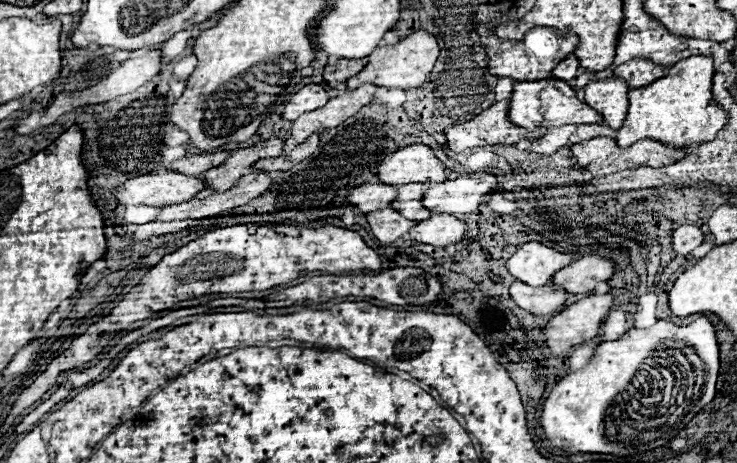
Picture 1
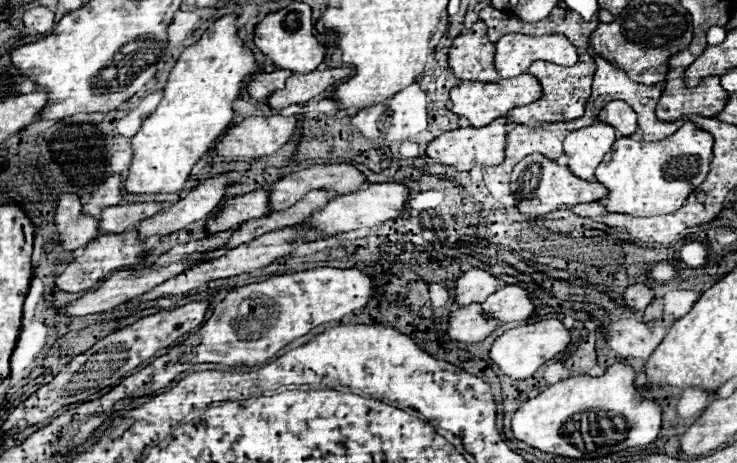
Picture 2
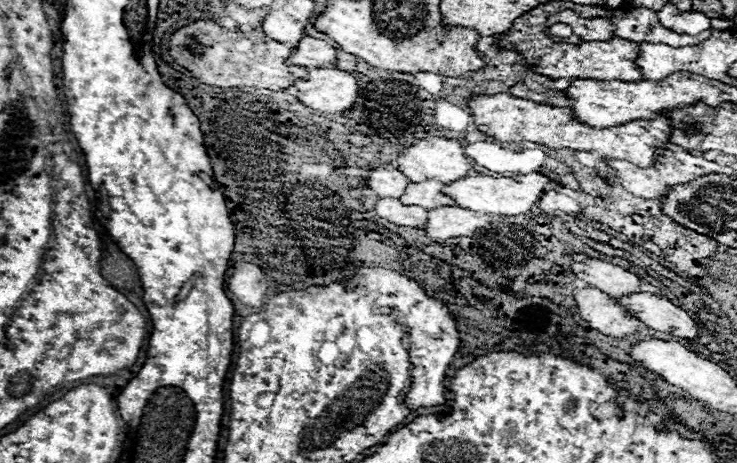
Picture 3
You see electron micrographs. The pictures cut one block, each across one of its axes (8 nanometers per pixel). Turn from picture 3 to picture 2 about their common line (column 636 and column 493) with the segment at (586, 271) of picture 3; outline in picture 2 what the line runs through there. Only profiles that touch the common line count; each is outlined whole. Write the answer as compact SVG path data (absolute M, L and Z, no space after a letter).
M472 268L464 272L456 280L456 298L454 302L458 306L468 306L468 304L480 304L488 294L496 292L496 278L480 268Z

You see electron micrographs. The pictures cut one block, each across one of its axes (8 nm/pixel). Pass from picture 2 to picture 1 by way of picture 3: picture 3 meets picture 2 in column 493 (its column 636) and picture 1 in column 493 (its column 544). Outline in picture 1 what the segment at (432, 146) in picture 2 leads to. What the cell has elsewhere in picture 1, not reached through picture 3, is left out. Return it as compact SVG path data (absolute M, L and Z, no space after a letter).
M504 100L486 108L470 122L448 126L444 134L452 152L464 152L476 146L512 146L522 138L540 138L546 134L546 130L526 130L512 124L508 120L508 100Z

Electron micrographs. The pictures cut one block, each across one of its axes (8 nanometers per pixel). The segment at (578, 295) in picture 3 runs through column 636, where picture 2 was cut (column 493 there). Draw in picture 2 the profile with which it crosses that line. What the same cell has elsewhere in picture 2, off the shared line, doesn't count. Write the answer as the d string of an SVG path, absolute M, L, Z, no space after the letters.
M470 304L470 306L458 308L456 312L450 312L446 332L452 340L474 344L474 342L482 342L496 328L498 328L498 320L484 314L480 304Z

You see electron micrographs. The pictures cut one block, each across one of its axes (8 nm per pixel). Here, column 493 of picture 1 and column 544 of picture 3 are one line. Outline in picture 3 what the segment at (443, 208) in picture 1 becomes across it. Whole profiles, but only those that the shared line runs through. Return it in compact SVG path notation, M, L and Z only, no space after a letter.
M532 172L532 174L520 174L520 176L466 176L464 180L452 182L446 186L444 194L456 200L458 206L474 210L474 212L484 212L484 214L504 214L504 216L516 216L516 214L526 214L532 210L532 206L540 200L546 184L552 180L544 174Z

